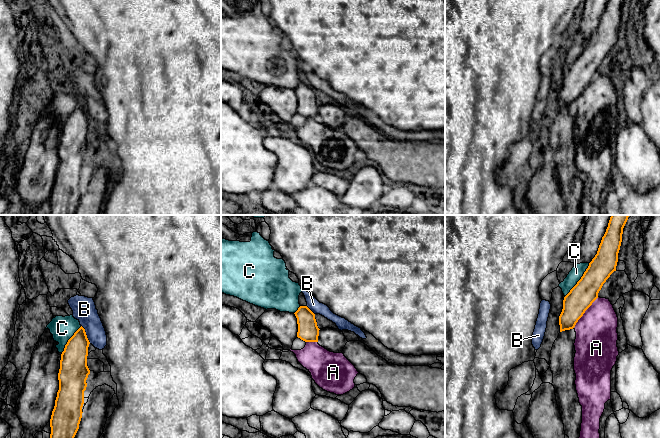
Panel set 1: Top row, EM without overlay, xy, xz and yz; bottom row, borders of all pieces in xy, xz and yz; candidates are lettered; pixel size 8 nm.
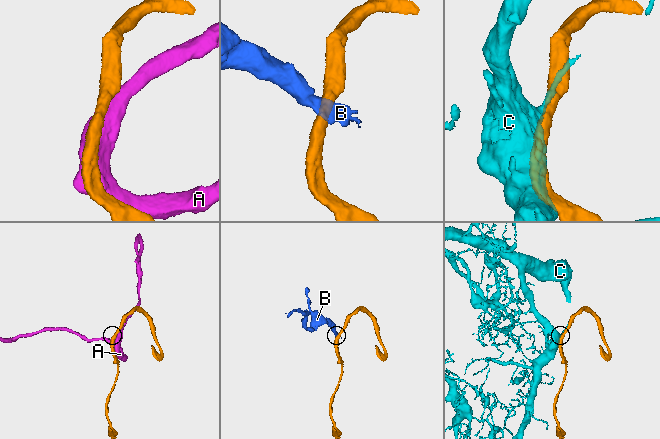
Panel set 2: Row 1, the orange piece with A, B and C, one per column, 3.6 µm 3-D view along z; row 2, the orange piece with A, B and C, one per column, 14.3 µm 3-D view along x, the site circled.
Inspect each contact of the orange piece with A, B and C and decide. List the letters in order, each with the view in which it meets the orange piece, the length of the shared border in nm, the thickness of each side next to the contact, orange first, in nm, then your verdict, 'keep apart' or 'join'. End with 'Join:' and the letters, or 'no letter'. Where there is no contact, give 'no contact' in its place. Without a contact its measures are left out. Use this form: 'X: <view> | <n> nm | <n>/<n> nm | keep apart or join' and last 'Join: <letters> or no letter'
A: yz | 320 nm | 200/340 nm | keep apart
B: xy | 170 nm | 220/190 nm | keep apart
C: yz | 340 nm | 200/100 nm | keep apart
Join: no letter

